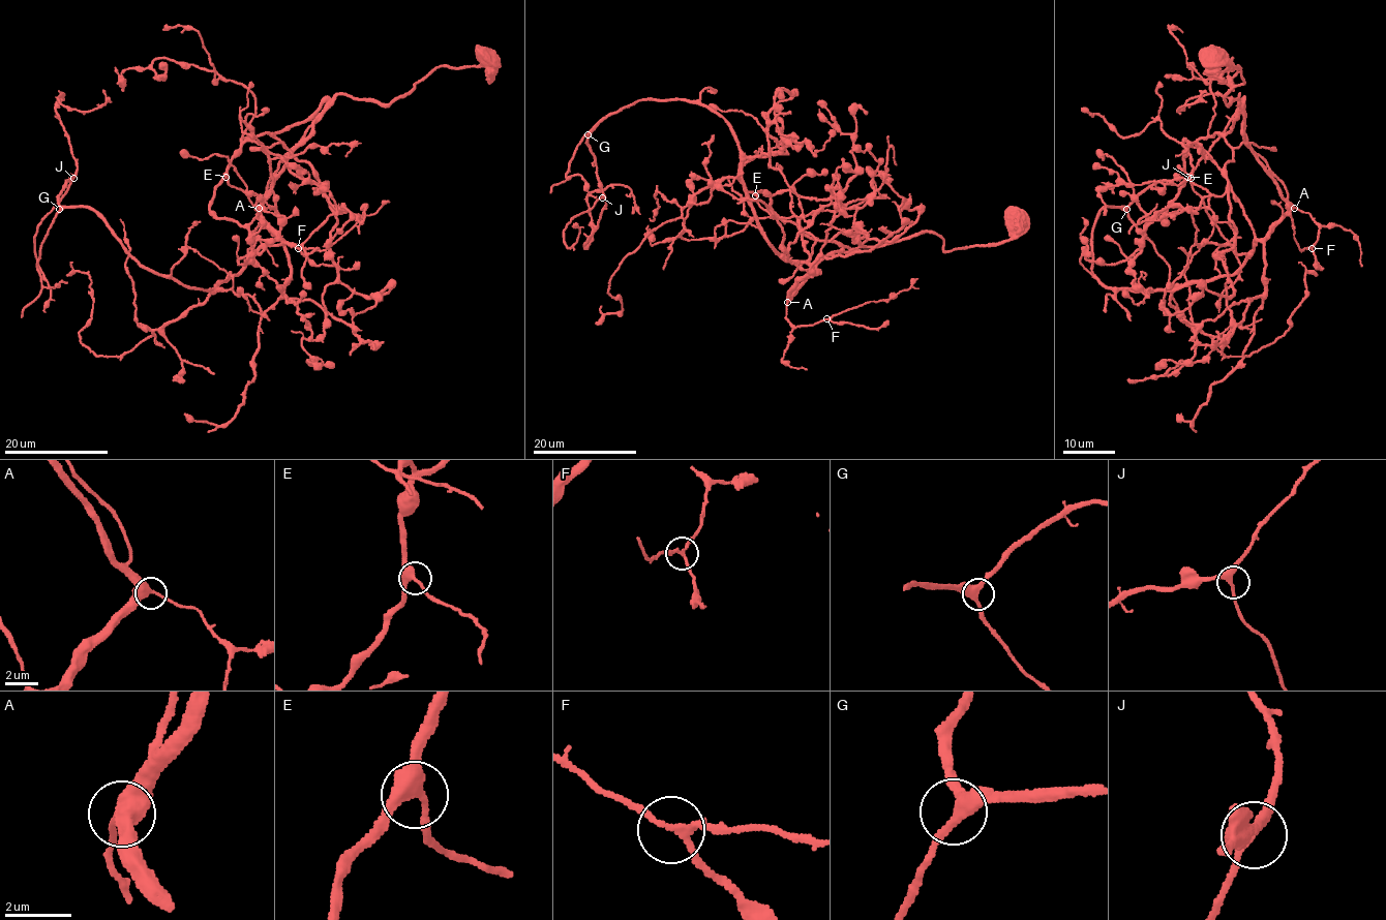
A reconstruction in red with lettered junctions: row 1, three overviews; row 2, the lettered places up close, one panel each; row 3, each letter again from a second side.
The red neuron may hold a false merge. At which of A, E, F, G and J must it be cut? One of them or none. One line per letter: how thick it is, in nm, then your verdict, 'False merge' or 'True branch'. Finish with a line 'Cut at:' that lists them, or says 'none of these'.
A: Thickness 380 nm. True branch
E: Thickness 360 nm. True branch
F: Thickness 160 nm. True branch
G: Thickness 340 nm. True branch
J: Thickness 280 nm. True branch
Cut at: none of these

